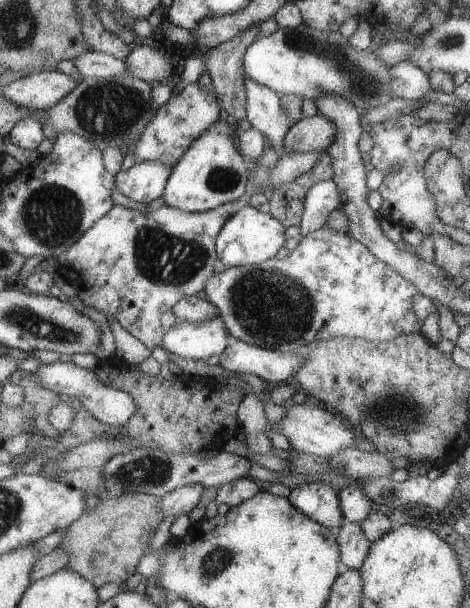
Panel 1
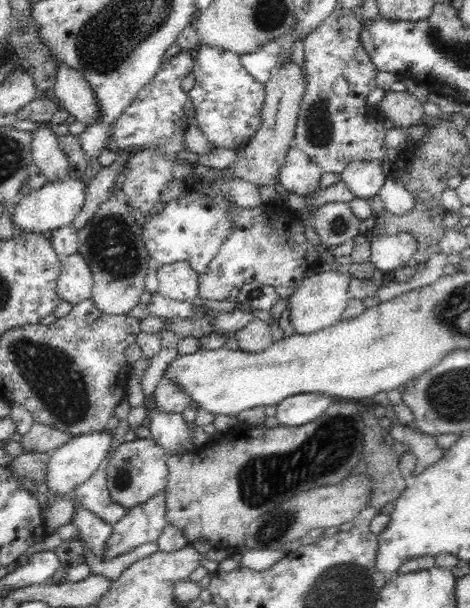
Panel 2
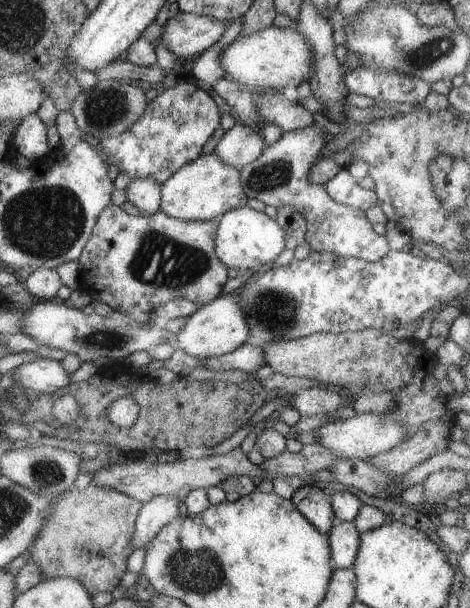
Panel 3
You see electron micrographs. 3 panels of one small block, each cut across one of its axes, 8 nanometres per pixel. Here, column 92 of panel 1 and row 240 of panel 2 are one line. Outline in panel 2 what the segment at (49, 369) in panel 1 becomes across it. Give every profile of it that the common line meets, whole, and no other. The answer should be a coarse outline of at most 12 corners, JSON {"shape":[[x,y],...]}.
{"shape":[[414,234],[376,236],[370,262],[390,275],[418,250]]}

